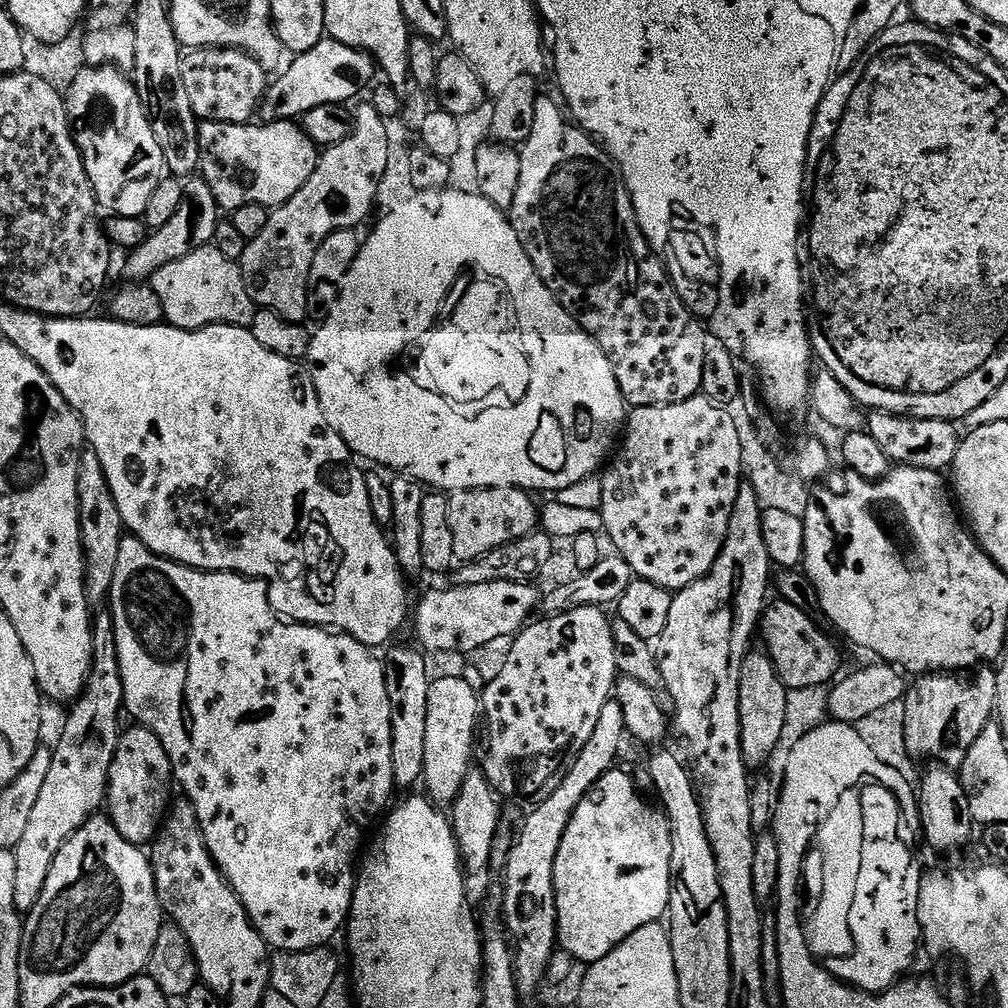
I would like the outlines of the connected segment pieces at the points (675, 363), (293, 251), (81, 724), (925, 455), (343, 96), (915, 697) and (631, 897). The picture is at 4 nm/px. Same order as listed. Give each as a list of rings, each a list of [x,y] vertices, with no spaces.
[[[540,98],[537,101],[534,106],[534,128],[518,152],[521,160],[521,178],[518,179],[517,196],[510,209],[512,229],[518,234],[534,270],[542,278],[544,285],[550,289],[557,302],[575,317],[580,327],[596,339],[598,346],[610,358],[610,362],[614,366],[614,374],[618,378],[618,386],[624,395],[625,405],[632,408],[649,408],[650,406],[666,406],[667,404],[686,402],[701,391],[703,363],[706,362],[710,347],[709,333],[706,331],[705,325],[682,302],[682,298],[676,292],[676,287],[672,284],[672,277],[668,275],[668,269],[664,267],[664,261],[655,255],[652,249],[645,248],[645,239],[641,239],[640,233],[636,231],[628,198],[617,180],[616,171],[613,171],[612,164],[609,164],[608,160],[605,160],[596,148],[588,144],[587,140],[580,136],[580,133],[574,132],[572,128],[568,128],[567,124],[564,124],[565,113],[562,111],[561,105],[555,99],[553,100]]]
[[[364,102],[364,105],[354,112],[351,134],[332,148],[323,149],[310,182],[306,182],[306,186],[302,186],[302,190],[294,194],[294,198],[290,198],[279,208],[271,209],[262,234],[258,234],[258,238],[245,243],[244,253],[238,263],[242,278],[246,282],[246,290],[257,309],[273,311],[274,314],[280,315],[282,319],[290,323],[304,324],[309,319],[308,283],[310,282],[310,266],[314,262],[316,248],[322,246],[326,237],[334,234],[338,229],[355,229],[360,226],[356,224],[362,223],[371,214],[372,208],[377,207],[376,195],[379,183],[383,181],[386,158],[385,120],[379,116],[371,102]]]
[[[104,610],[92,621],[92,669],[88,681],[84,683],[80,697],[67,709],[68,721],[62,742],[51,749],[52,761],[46,782],[39,791],[22,840],[14,849],[14,902],[21,914],[31,912],[38,902],[50,866],[54,866],[54,858],[58,858],[64,843],[105,807],[110,762],[114,762],[118,750],[123,708],[124,687],[114,618],[111,611]]]
[[[869,411],[866,416],[867,434],[878,442],[879,449],[889,462],[906,468],[925,468],[943,473],[951,469],[961,437],[956,436],[957,425],[950,421],[919,420],[913,416],[899,416],[889,412]]]
[[[331,38],[320,40],[318,46],[299,53],[293,60],[296,61],[264,91],[258,109],[263,123],[303,118],[314,106],[347,105],[347,100],[354,99],[364,87],[367,89],[373,83],[372,75],[378,72],[376,61],[368,53]]]
[[[984,666],[973,680],[967,680],[964,674],[920,674],[907,685],[902,701],[905,704],[905,748],[909,756],[920,758],[929,756],[932,762],[945,768],[958,770],[970,754],[978,734],[988,724],[993,723],[996,711],[996,674],[991,667]]]
[[[613,770],[598,778],[596,787],[578,802],[578,810],[562,834],[558,858],[554,858],[554,894],[558,910],[558,944],[574,961],[587,966],[606,958],[610,950],[630,934],[647,924],[655,924],[666,915],[670,898],[670,857],[673,847],[668,817],[645,804],[631,775]]]

